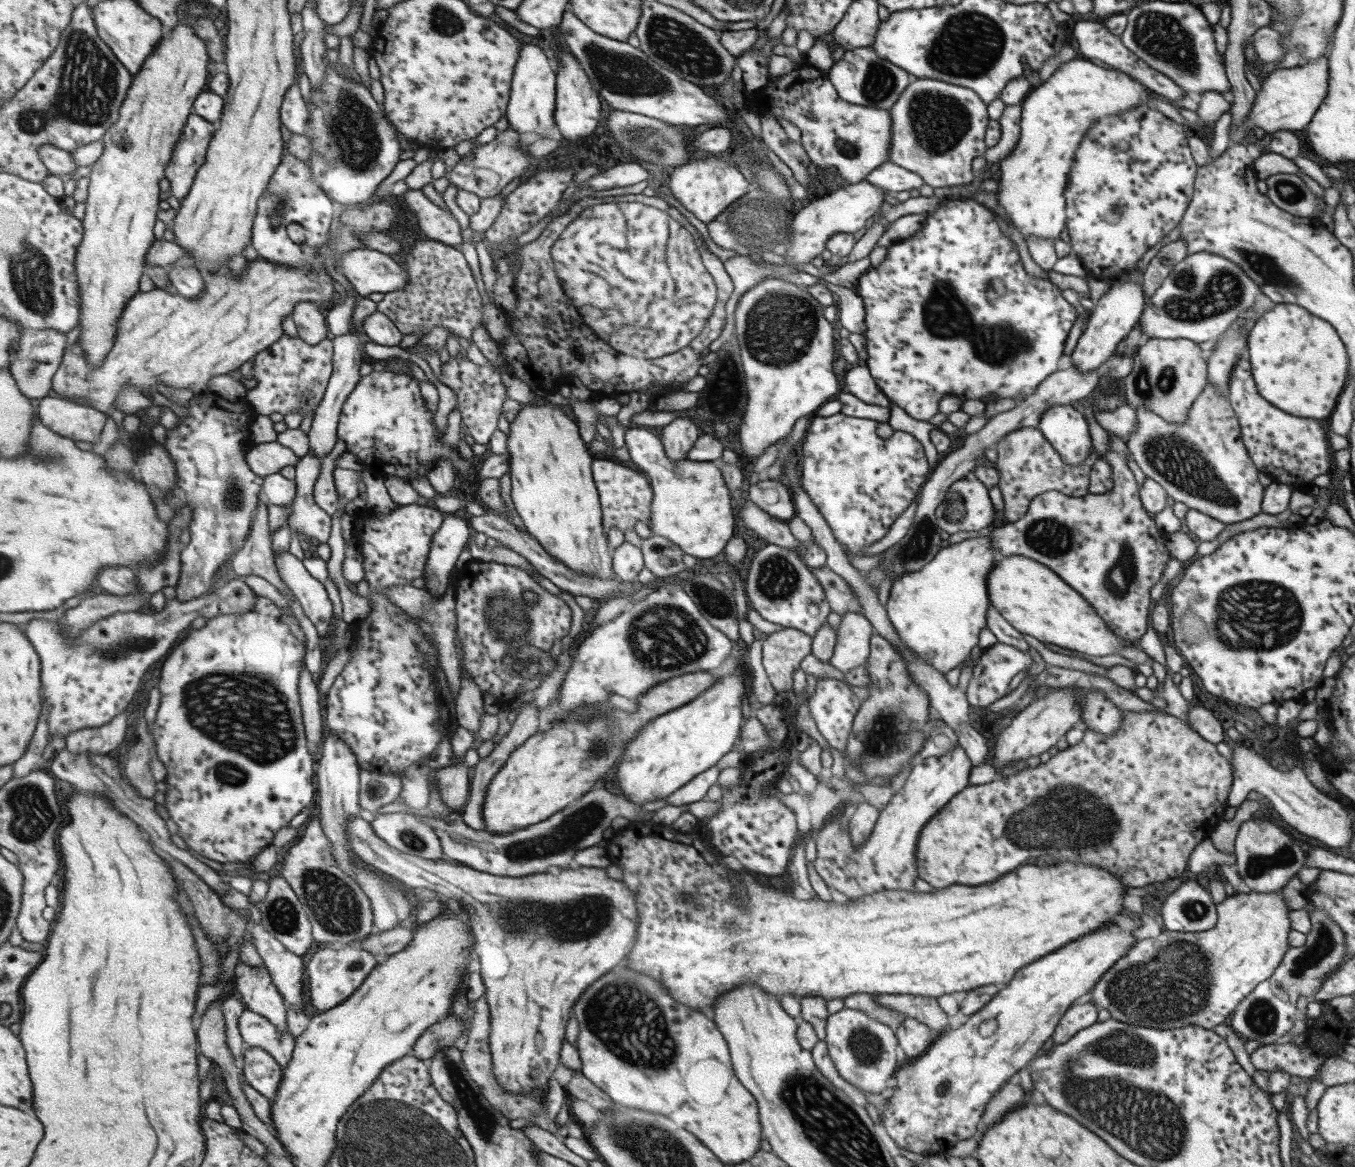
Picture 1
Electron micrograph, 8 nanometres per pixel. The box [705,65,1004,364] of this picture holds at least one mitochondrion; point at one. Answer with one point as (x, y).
(937, 121)

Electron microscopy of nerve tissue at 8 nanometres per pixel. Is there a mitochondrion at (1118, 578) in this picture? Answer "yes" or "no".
yes

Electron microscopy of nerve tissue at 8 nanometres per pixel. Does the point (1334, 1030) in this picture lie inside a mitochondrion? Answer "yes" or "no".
no

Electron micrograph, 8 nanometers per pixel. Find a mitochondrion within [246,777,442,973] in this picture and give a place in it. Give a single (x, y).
(336, 907)

